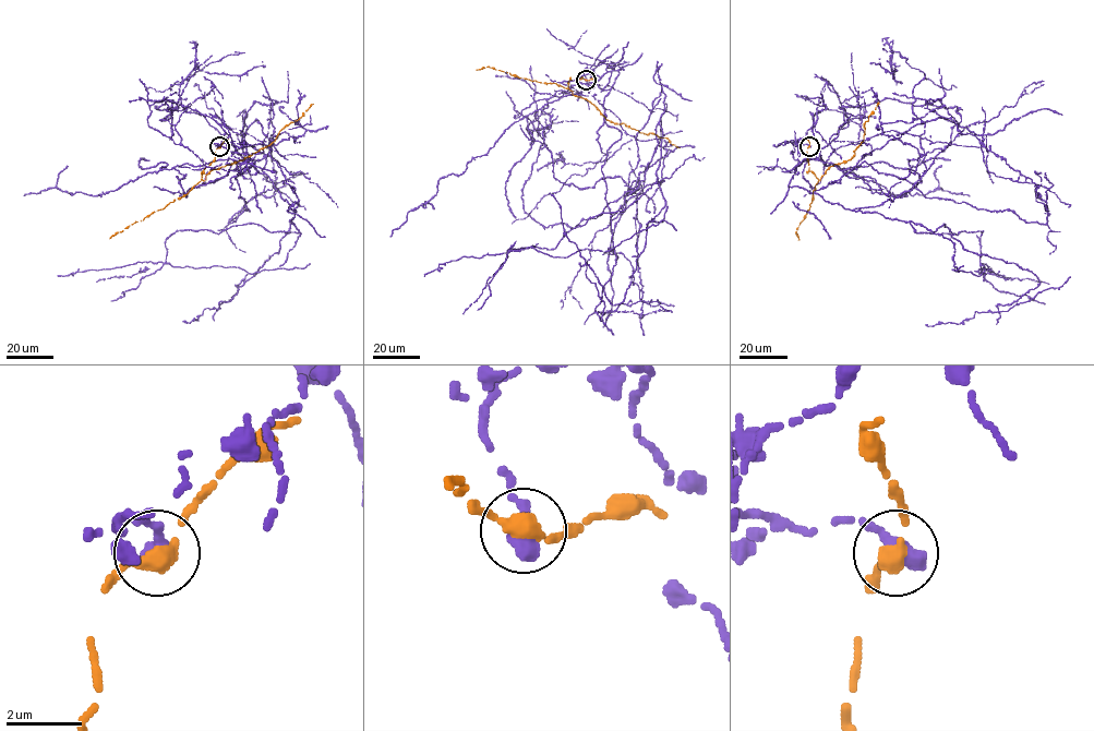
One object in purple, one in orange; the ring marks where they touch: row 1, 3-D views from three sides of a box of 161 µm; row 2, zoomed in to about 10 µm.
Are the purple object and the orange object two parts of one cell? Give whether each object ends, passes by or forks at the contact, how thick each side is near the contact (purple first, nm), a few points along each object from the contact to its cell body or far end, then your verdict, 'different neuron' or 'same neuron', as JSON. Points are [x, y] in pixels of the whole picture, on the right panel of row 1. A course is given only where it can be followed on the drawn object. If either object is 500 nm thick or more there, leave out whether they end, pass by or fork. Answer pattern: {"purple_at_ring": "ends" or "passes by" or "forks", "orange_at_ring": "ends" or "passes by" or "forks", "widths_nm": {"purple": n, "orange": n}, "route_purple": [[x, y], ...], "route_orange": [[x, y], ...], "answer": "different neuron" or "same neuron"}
{"purple_at_ring": "ends", "orange_at_ring": "passes by", "widths_nm": {"purple": 480, "orange": 360}, "route_purple": [[809, 145], [815, 123], [800, 163], [901, 198], [923, 154], [854, 210], [983, 231], [990, 271], [963, 265]], "route_orange": [[809, 145], [808, 169], [819, 180], [827, 169], [854, 155], [864, 140], [865, 122], [878, 102]], "answer": "different neuron"}

